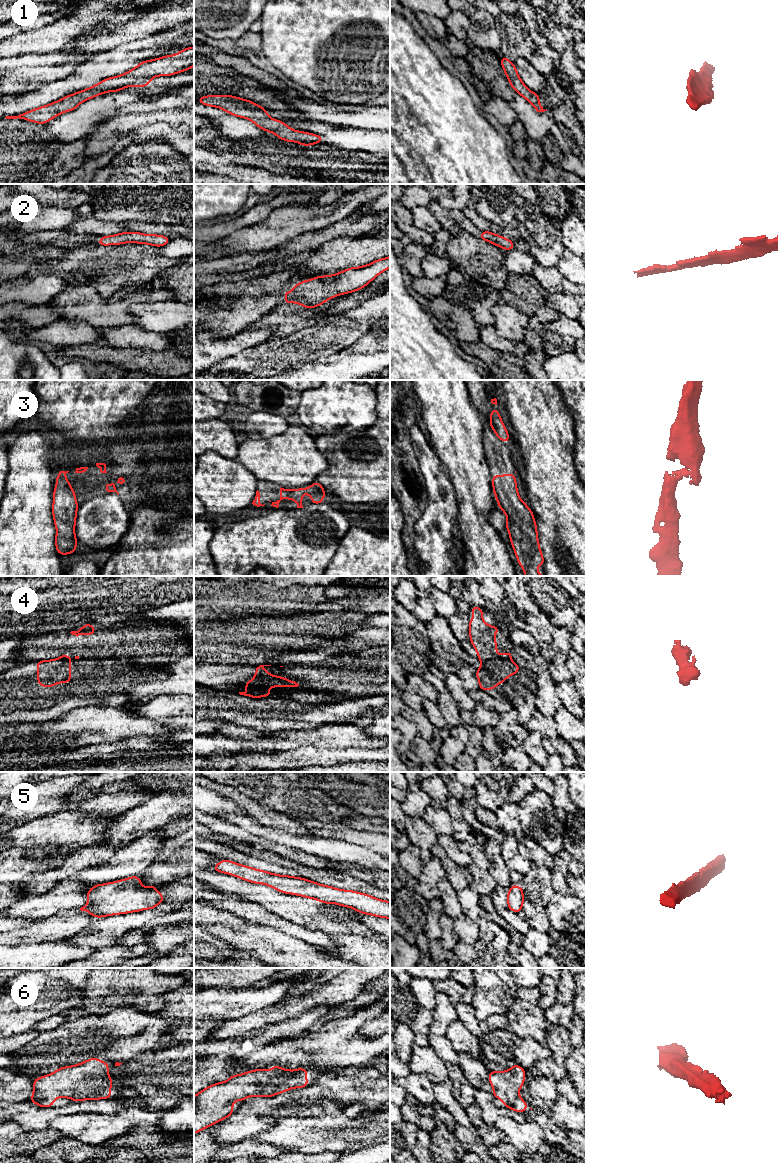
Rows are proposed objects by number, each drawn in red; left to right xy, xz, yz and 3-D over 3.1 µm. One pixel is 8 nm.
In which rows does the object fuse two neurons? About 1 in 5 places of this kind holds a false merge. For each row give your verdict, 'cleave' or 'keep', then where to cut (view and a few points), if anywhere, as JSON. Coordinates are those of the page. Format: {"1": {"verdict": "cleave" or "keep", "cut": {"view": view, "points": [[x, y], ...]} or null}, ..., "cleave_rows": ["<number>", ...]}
{"1": {"verdict": "keep", "cut": null}, "2": {"verdict": "keep", "cut": null}, "3": {"verdict": "keep", "cut": null}, "4": {"verdict": "cleave", "cut": {"view": "yz", "points": [[510, 658], [489, 658], [482, 662]]}}, "5": {"verdict": "keep", "cut": null}, "6": {"verdict": "keep", "cut": null}, "cleave_rows": ["4"]}

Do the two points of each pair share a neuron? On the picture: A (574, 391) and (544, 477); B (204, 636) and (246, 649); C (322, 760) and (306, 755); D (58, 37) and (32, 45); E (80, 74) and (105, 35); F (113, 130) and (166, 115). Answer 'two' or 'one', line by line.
A: two
B: one
C: one
D: one
E: two
F: one

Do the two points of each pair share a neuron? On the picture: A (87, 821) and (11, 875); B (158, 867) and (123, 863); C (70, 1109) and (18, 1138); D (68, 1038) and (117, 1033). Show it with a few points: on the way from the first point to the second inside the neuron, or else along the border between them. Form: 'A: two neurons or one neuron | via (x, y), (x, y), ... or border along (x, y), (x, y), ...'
A: one neuron | via (68, 831), (53, 835), (30, 858)
B: two neurons | border along (162, 847), (157, 858), (144, 870)
C: two neurons | border along (10, 1121), (15, 1122), (23, 1130), (46, 1128)
D: one neuron | via (80, 1038), (105, 1037)

